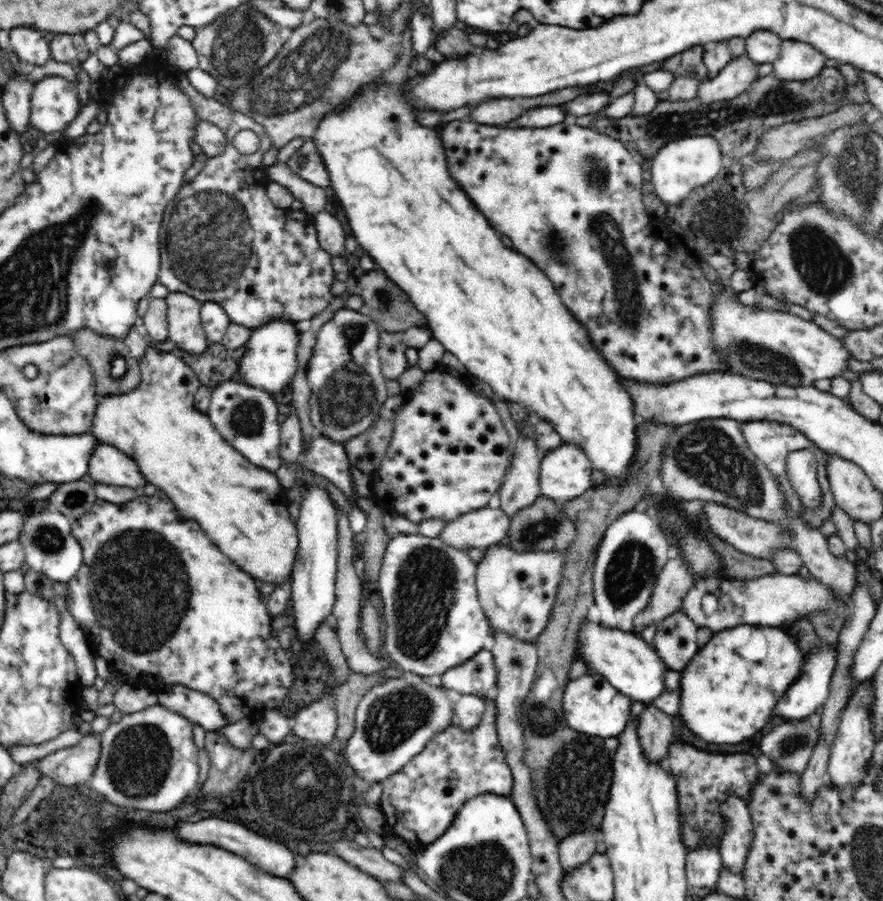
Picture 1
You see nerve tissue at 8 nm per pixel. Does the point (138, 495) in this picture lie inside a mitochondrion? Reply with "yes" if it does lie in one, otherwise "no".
no

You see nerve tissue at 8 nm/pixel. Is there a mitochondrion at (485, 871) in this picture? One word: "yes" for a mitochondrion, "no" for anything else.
yes

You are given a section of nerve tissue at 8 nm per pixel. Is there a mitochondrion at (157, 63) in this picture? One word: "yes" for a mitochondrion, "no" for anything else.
no

